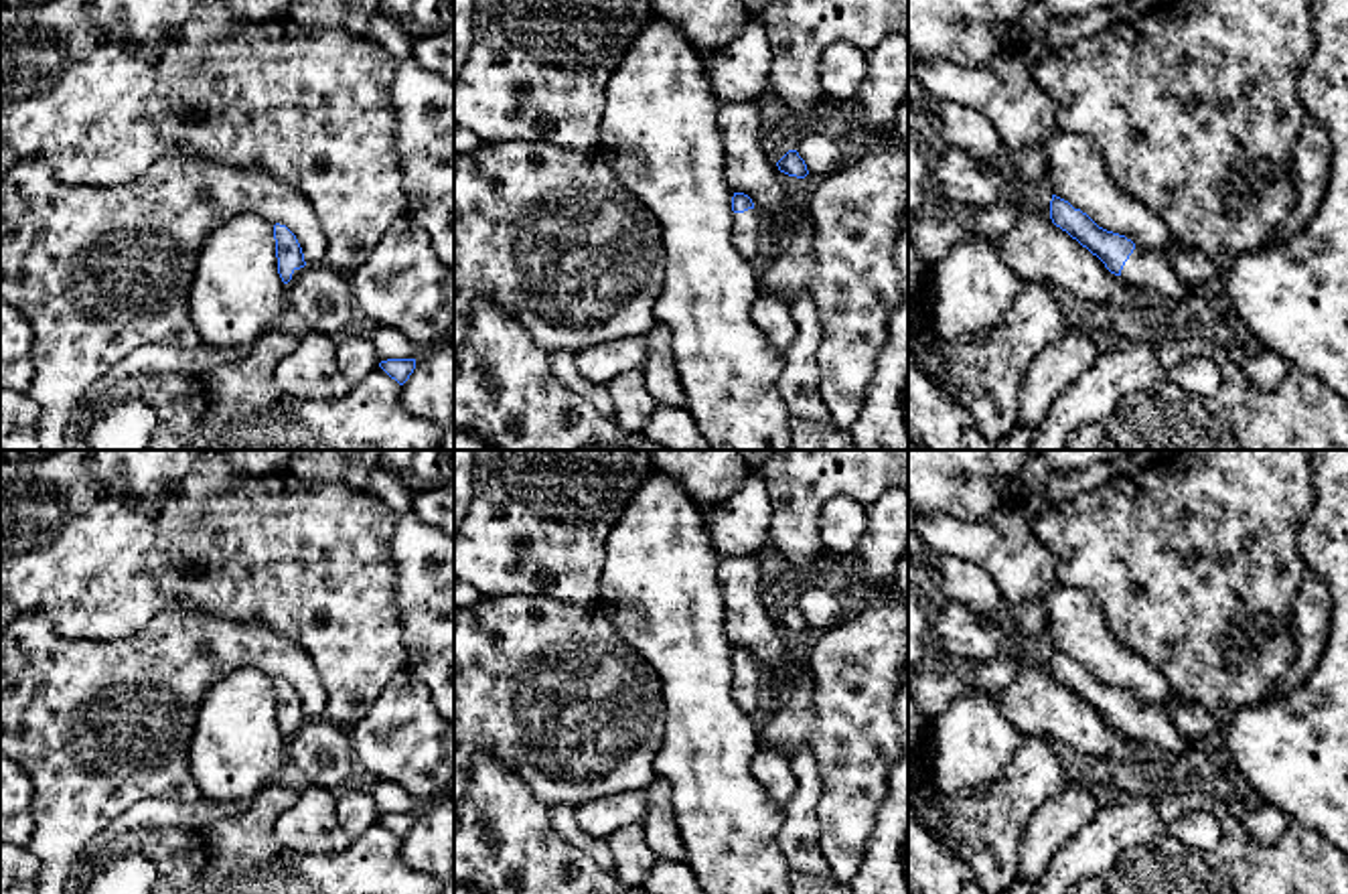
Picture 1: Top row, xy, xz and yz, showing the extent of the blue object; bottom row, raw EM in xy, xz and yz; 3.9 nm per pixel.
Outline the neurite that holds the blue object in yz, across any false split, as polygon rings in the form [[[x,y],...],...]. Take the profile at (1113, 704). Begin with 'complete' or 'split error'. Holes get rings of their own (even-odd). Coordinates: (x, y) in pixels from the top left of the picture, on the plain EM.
split error; [[[1052,649],[1050,673],[1125,738],[1145,748],[1157,764],[1170,764],[1190,752],[1190,740],[1174,728],[1166,712],[1141,705],[1125,689],[1099,681],[1087,667]]]

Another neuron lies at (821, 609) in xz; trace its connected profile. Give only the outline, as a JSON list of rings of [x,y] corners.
[[[819,586],[803,590],[795,604],[805,614],[809,628],[813,628],[815,632],[827,630],[845,614],[837,596]]]

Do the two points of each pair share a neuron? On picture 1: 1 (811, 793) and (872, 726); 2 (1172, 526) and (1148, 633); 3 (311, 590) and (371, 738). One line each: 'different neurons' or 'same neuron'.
1: different neurons
2: same neuron
3: different neurons

